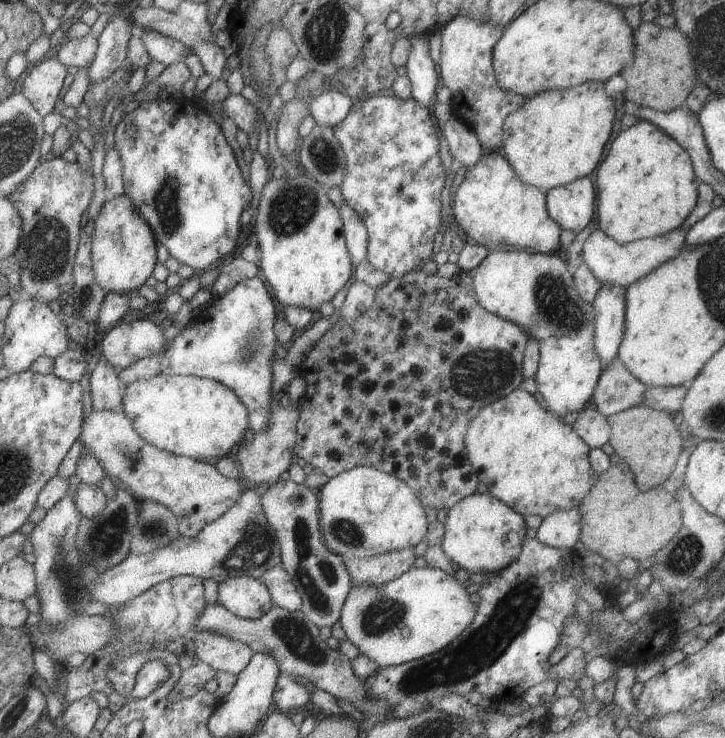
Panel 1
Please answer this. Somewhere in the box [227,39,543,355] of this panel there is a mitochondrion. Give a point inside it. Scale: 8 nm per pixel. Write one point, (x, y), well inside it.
(292, 208)

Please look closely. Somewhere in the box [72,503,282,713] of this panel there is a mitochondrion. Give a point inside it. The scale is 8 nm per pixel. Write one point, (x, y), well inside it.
(254, 549)

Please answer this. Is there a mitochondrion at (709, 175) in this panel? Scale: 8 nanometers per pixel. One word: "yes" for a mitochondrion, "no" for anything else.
no

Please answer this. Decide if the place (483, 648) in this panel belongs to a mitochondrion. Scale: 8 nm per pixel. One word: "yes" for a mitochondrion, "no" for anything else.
yes

